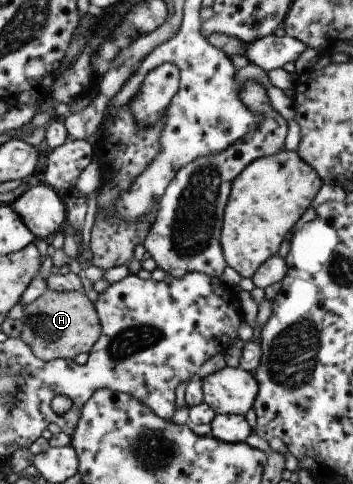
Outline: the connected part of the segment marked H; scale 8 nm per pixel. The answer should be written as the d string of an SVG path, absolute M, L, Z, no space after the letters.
M45 290L35 301L22 307L22 328L19 337L40 360L72 359L79 353L88 353L100 334L100 321L93 304L83 292L56 292Z

